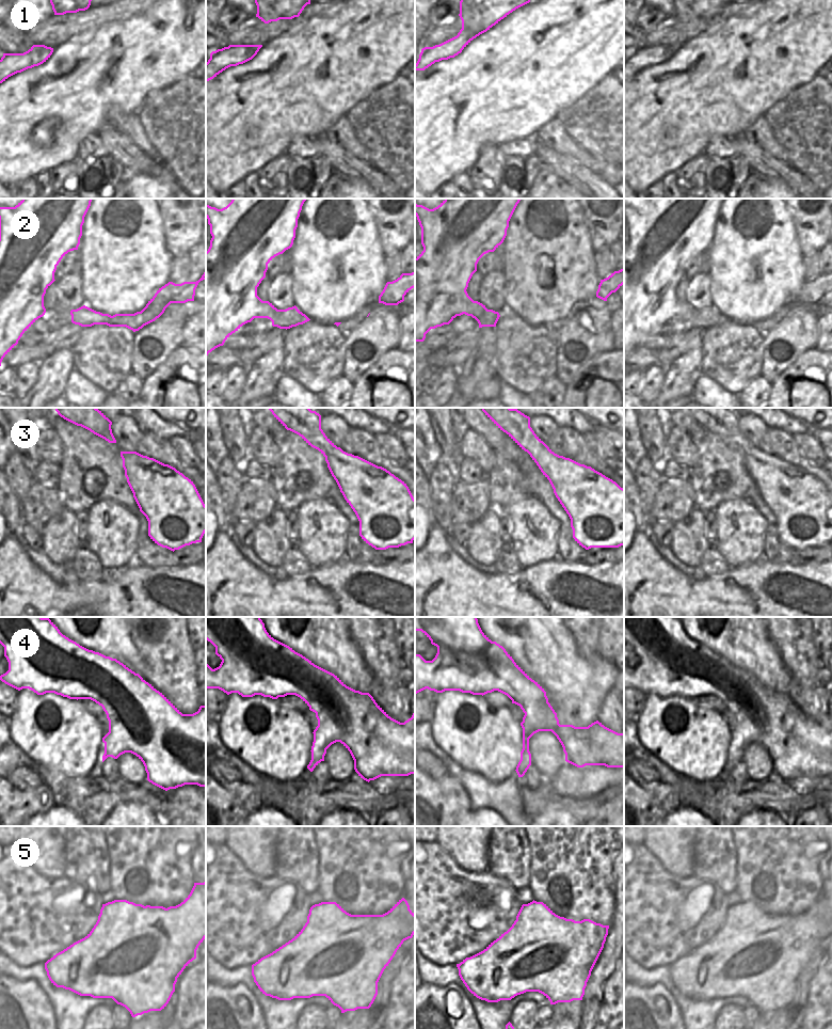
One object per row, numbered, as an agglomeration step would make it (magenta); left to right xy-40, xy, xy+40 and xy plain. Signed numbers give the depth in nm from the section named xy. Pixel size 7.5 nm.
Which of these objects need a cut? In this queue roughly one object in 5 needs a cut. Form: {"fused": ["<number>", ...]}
{"fused": ["2"]}

